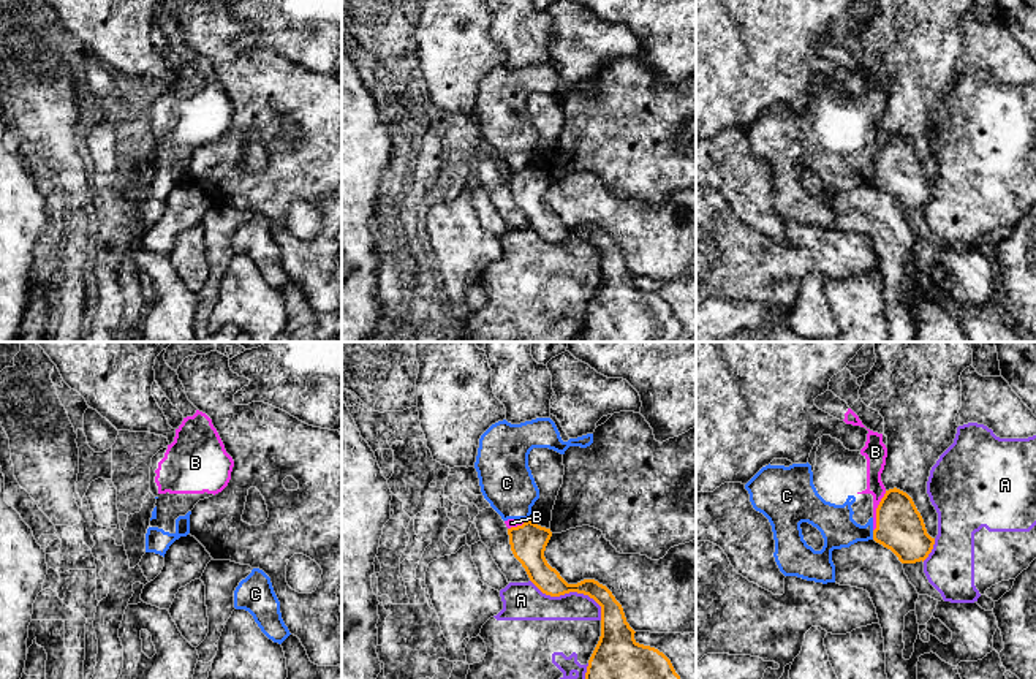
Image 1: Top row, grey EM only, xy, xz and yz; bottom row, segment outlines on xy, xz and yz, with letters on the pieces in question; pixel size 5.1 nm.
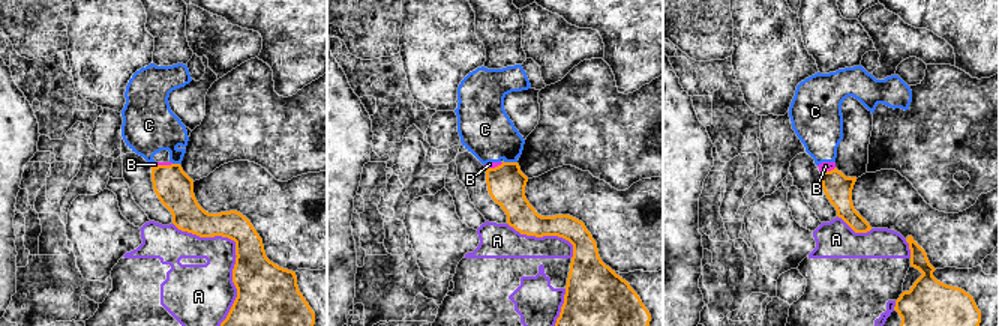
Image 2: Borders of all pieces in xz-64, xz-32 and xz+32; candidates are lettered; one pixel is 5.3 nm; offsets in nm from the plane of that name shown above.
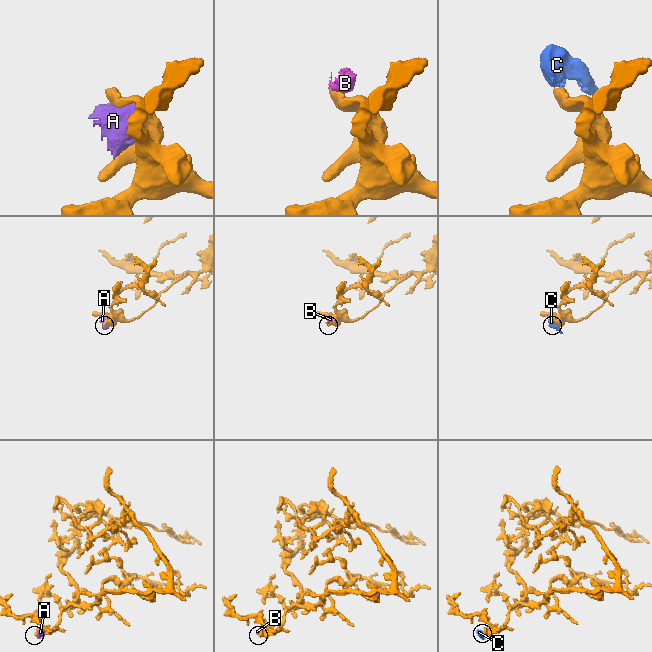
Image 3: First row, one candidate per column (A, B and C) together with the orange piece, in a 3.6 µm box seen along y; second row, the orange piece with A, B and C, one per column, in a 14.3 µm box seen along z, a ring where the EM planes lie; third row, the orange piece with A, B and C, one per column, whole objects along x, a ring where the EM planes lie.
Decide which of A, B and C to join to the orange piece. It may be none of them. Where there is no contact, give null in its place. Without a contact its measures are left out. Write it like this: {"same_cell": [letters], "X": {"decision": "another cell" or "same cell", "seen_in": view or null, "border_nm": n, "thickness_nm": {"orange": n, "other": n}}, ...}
{"same_cell": [], "A": {"decision": "another cell", "seen_in": "xz", "border_nm": 420, "thickness_nm": {"orange": 140, "other": 190}}, "B": {"decision": "another cell", "seen_in": "yz", "border_nm": 220, "thickness_nm": {"orange": 240, "other": 100}}, "C": {"decision": "another cell", "seen_in": "yz", "border_nm": 50, "thickness_nm": {"orange": 240, "other": 180}}}

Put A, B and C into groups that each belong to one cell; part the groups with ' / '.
A / B C

